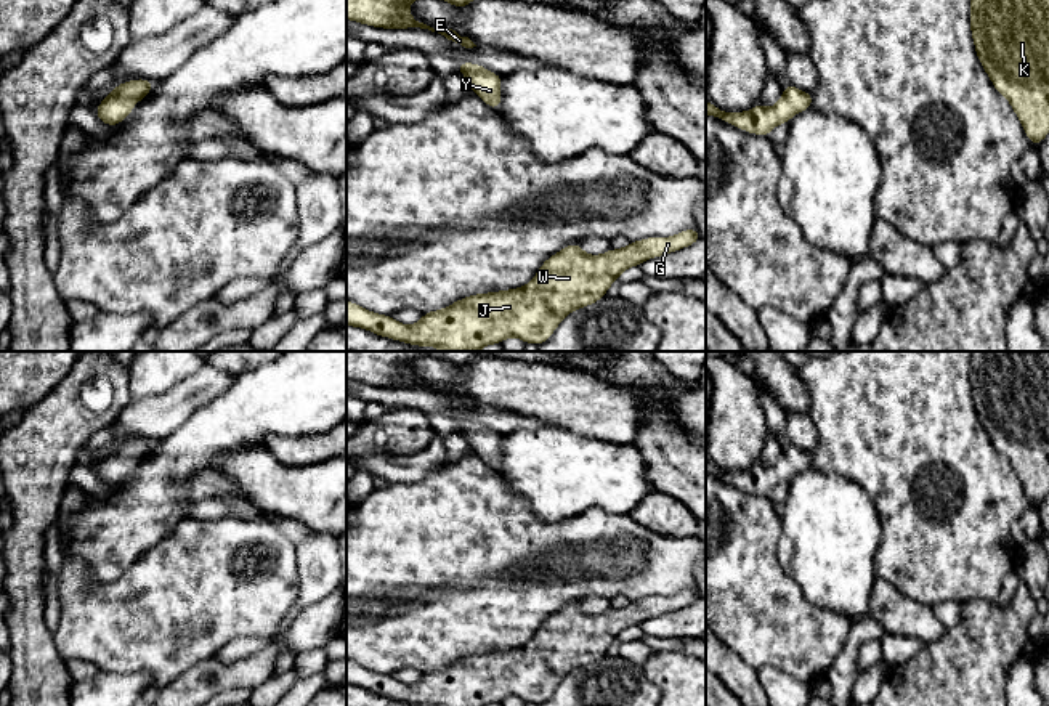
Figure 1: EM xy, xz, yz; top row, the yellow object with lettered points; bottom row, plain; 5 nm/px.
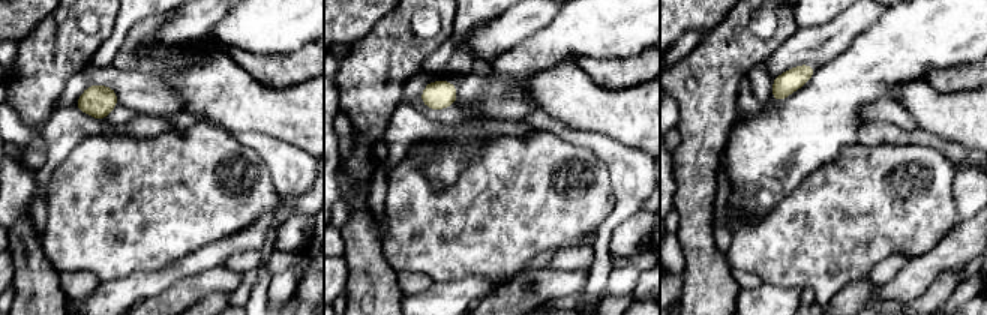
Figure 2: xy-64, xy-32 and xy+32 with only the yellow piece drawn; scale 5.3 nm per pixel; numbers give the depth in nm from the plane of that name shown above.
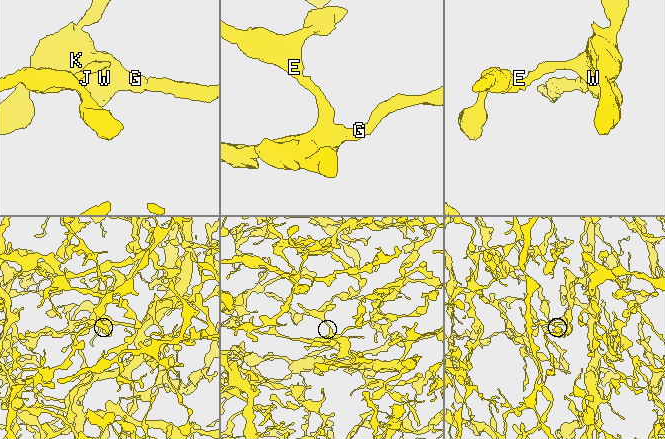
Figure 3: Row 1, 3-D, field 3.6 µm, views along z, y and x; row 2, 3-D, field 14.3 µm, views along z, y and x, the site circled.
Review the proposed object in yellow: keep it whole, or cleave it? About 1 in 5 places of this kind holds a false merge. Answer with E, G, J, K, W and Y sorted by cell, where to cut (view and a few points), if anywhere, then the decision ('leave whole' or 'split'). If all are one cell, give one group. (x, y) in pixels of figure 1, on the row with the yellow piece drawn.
E G J K W Y; no cut; leave whole

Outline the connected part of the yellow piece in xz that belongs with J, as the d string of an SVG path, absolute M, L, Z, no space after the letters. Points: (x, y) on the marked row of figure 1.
M691 228L672 237L632 241L624 249L610 249L600 255L587 255L581 244L568 244L549 257L536 276L523 287L468 295L443 310L423 313L422 319L411 326L346 300L346 326L362 327L380 337L415 347L438 347L441 351L478 351L486 345L502 343L507 337L541 345L552 337L553 331L571 311L601 300L624 270L640 266L650 258L682 250L699 239L703 239L699 229Z

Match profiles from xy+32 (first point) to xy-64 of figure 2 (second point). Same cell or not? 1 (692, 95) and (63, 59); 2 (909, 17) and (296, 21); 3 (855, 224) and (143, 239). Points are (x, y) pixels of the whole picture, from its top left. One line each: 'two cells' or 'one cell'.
1: one cell
2: one cell
3: one cell

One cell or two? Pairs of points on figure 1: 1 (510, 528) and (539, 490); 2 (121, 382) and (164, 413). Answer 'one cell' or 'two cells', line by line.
1: two cells
2: two cells

